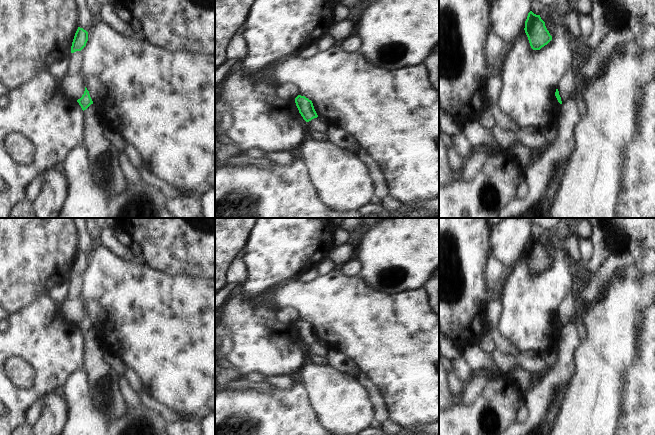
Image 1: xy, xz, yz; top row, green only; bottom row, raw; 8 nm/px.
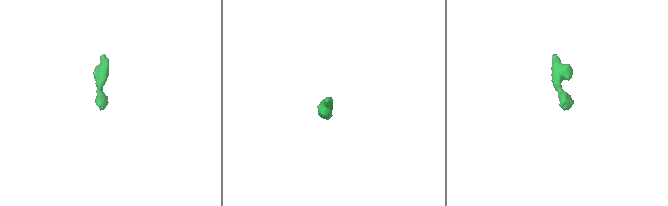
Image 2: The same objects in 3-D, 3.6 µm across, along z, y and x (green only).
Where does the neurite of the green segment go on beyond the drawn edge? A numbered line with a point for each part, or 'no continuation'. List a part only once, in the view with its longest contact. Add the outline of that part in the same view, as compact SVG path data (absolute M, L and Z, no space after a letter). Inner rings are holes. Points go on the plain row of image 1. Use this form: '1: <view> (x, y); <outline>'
no continuation

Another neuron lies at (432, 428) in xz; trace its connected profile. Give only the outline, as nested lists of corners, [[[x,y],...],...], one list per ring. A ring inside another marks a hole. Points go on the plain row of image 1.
[[[439,420],[415,428],[400,428],[395,435],[439,435]]]

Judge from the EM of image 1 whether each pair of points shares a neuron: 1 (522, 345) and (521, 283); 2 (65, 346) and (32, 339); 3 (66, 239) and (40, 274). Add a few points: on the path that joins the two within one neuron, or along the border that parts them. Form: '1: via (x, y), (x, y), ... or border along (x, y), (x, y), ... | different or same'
1: via (522, 330), (522, 298) | same
2: via (57, 346), (52, 346), (45, 339), (40, 339) | same
3: via (57, 248), (40, 265) | same

